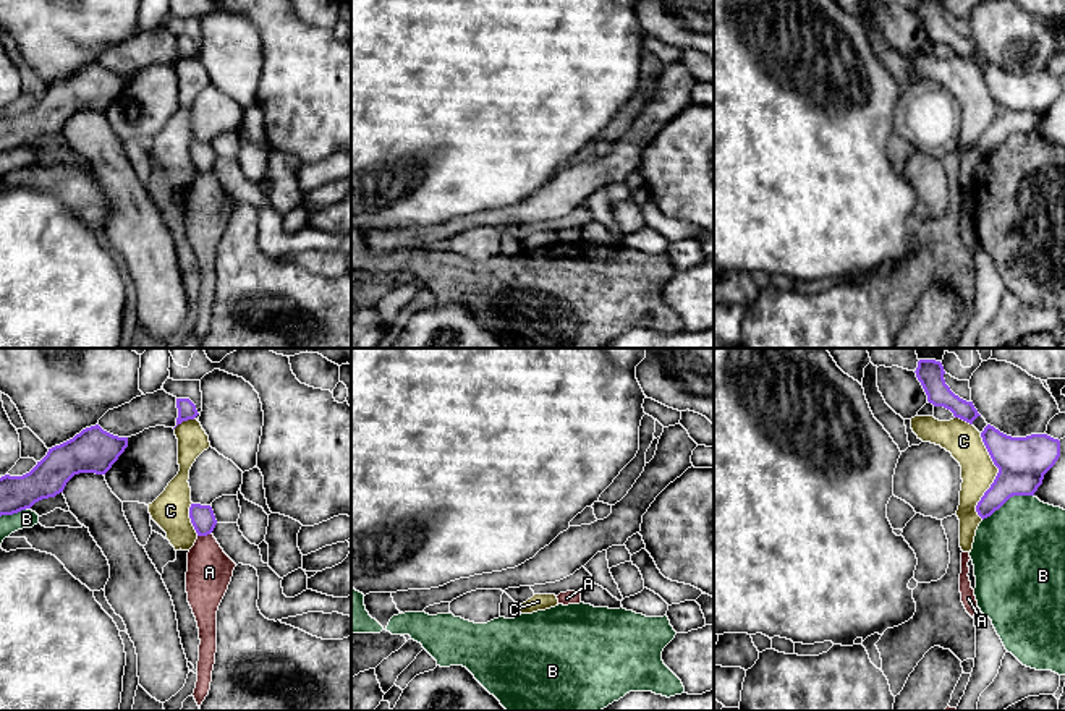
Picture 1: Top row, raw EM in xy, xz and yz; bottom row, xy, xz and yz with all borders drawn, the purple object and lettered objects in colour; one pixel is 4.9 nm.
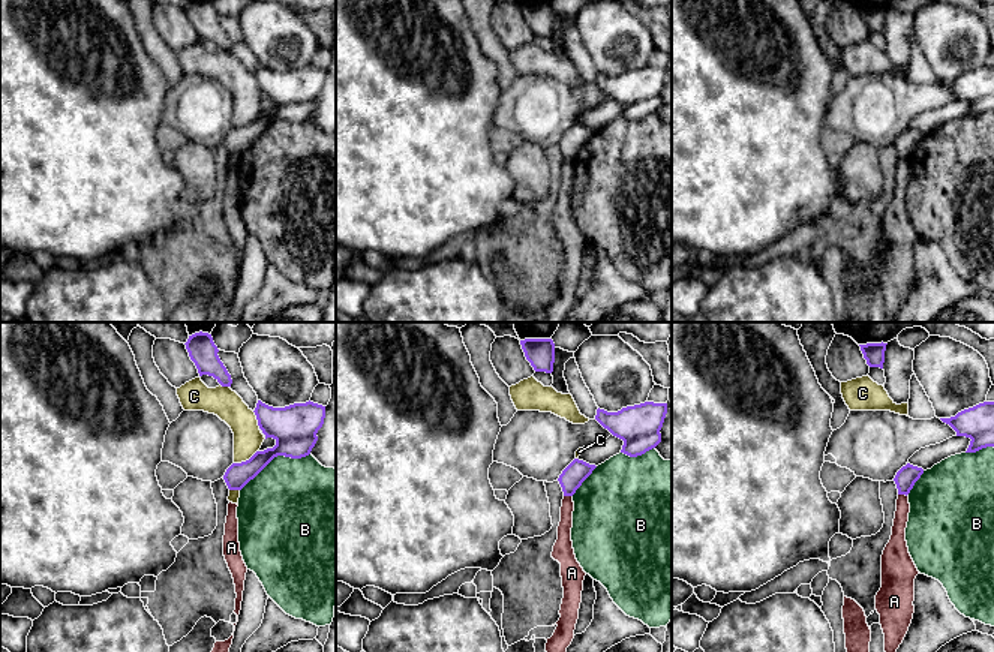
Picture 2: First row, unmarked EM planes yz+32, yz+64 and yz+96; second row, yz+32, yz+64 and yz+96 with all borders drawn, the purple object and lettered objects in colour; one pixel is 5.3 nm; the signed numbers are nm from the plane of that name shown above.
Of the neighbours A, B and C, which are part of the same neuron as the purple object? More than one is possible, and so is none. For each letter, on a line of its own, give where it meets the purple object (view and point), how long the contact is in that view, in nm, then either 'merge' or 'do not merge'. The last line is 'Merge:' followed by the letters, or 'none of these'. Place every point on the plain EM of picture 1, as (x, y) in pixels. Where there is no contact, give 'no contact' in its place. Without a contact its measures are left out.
A: contact xy (204, 172); length 80 nm; do not merge
B: contact yz (1007, 136); length 280 nm; do not merge
C: contact yz (996, 114); length 440 nm; do not merge
Merge: none of these

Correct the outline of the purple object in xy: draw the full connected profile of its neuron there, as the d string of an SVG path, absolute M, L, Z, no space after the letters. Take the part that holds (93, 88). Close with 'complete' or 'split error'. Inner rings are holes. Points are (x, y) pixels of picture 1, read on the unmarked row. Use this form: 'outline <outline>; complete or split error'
outline M99 62L83 66L73 76L49 86L29 110L0 115L0 154L55 134L74 112L105 112L126 84L128 75L113 73Z; complete

